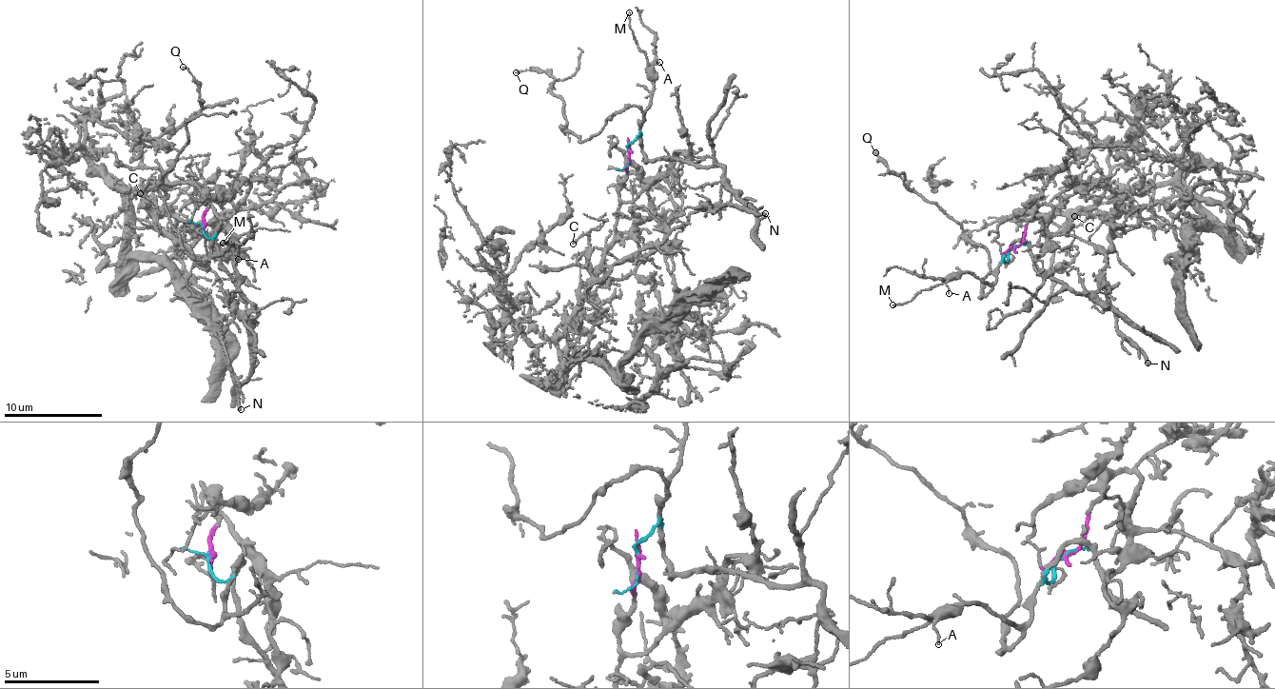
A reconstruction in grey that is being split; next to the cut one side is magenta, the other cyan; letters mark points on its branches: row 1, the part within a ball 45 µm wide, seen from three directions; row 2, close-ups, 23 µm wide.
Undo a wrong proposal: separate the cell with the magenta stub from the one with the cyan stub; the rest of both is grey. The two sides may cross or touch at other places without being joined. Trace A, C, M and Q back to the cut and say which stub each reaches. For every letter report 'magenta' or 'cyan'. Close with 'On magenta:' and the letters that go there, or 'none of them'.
A: cyan
C: magenta
M: cyan
Q: cyan
On magenta: C

